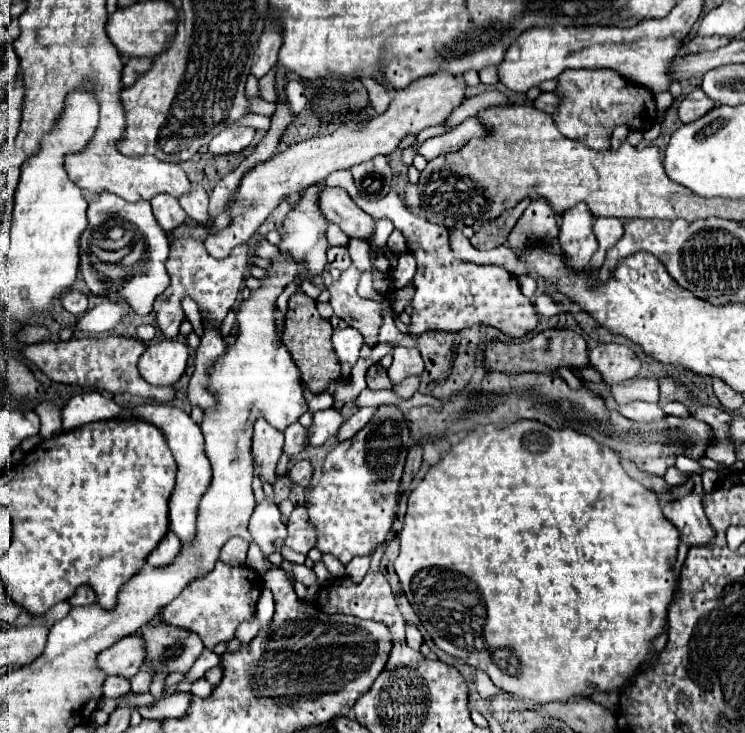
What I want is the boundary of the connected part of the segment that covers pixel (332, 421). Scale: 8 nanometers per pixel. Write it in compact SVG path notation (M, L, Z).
M334 407L324 409L324 411L316 411L314 421L308 427L310 445L324 445L332 435L336 435L336 431L340 429L342 423L344 423L344 417Z

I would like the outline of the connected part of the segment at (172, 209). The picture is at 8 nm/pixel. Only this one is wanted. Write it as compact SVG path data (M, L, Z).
M160 193L160 195L152 197L150 203L152 203L154 215L156 215L156 219L158 219L158 223L162 225L164 231L172 233L172 231L178 229L180 225L184 225L184 221L186 221L184 209L180 207L178 199L174 199L172 195Z

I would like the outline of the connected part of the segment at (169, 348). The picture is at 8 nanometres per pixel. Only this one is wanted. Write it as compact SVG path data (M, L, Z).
M178 339L154 341L138 361L138 371L150 385L174 385L188 361L188 347Z

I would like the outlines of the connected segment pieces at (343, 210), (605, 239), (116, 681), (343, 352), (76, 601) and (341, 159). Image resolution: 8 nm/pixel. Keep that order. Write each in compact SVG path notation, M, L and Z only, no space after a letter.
M324 187L320 193L320 209L330 223L336 223L350 239L370 241L374 235L374 219L364 213L344 189Z
M598 217L594 223L594 235L600 245L600 253L604 253L608 247L616 243L616 239L622 237L622 221L614 217Z
M112 675L104 683L104 697L122 697L130 691L130 679L124 679L120 675Z
M346 327L342 331L334 331L332 341L334 341L334 351L336 351L340 363L354 365L358 361L358 353L364 345L360 331L356 331L352 327Z
M88 585L78 587L78 591L74 593L74 597L70 597L70 599L68 599L68 603L70 603L72 607L92 605L94 601L96 601L96 593L94 593L94 589L92 589L92 587L88 587Z
M438 71L424 79L416 79L408 87L396 91L384 115L376 115L362 125L346 123L332 135L302 141L276 153L270 161L256 165L250 173L244 175L236 193L236 201L230 207L232 225L216 235L208 235L208 239L204 241L208 253L216 259L226 259L232 253L232 247L238 247L240 243L252 239L270 211L280 203L280 199L284 199L286 195L296 195L298 191L326 179L338 169L350 169L352 165L372 159L374 155L390 155L398 147L400 139L404 139L408 133L420 133L430 125L444 123L452 109L456 109L464 99L466 83L446 71Z

